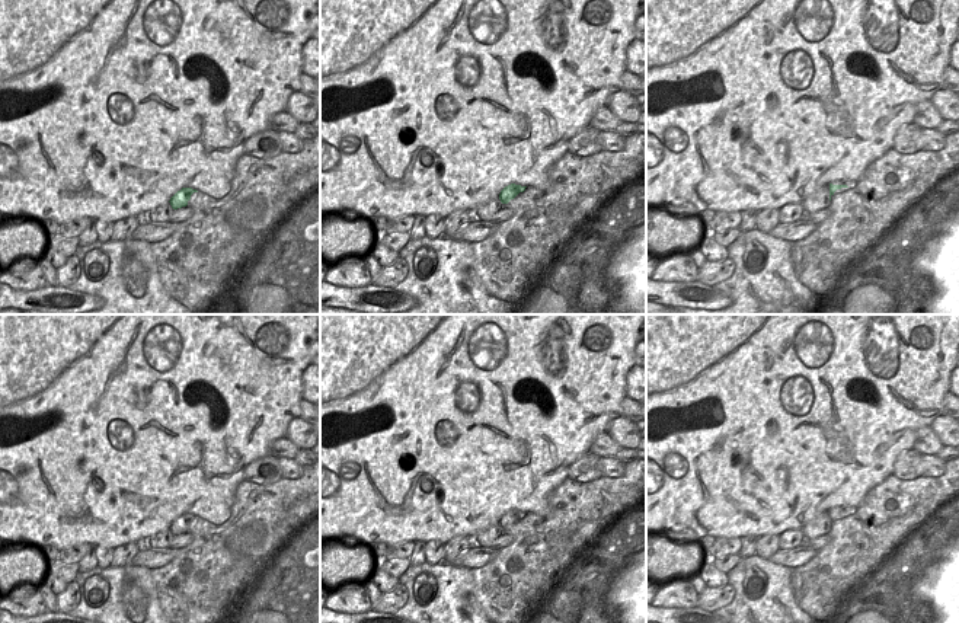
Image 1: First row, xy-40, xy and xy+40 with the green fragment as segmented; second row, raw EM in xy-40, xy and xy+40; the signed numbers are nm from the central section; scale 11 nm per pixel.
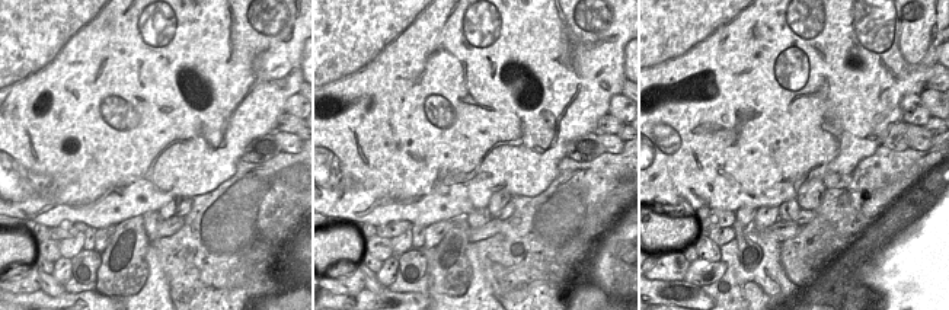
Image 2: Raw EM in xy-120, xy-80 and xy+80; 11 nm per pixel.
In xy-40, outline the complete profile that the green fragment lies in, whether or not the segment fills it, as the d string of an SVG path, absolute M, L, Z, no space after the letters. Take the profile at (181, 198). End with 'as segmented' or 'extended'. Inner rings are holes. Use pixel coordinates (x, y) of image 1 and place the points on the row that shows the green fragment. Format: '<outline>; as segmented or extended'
M182 188L180 191L178 191L169 201L172 208L178 210L178 208L186 207L194 192L198 192L198 191L192 188Z; as segmented

